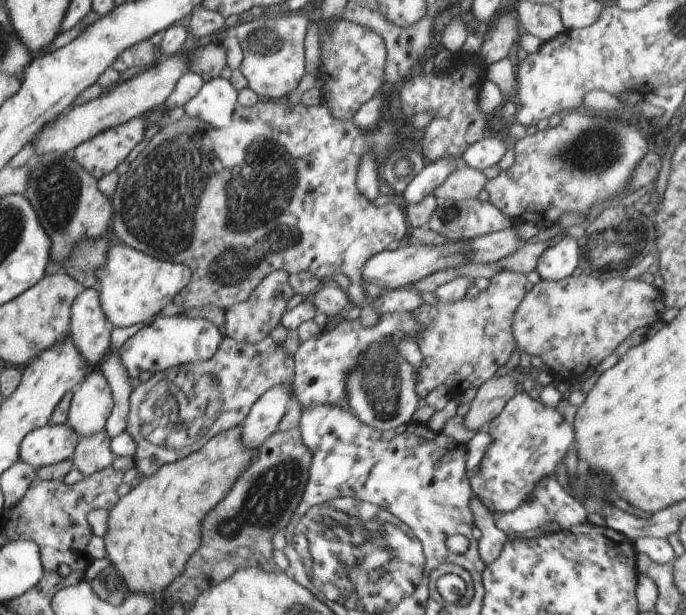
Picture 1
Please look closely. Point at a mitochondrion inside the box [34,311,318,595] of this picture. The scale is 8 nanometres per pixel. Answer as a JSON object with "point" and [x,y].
{"point":[177,411]}

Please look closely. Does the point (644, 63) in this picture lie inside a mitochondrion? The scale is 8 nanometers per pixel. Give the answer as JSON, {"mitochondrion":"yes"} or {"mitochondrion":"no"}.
{"mitochondrion":"no"}

